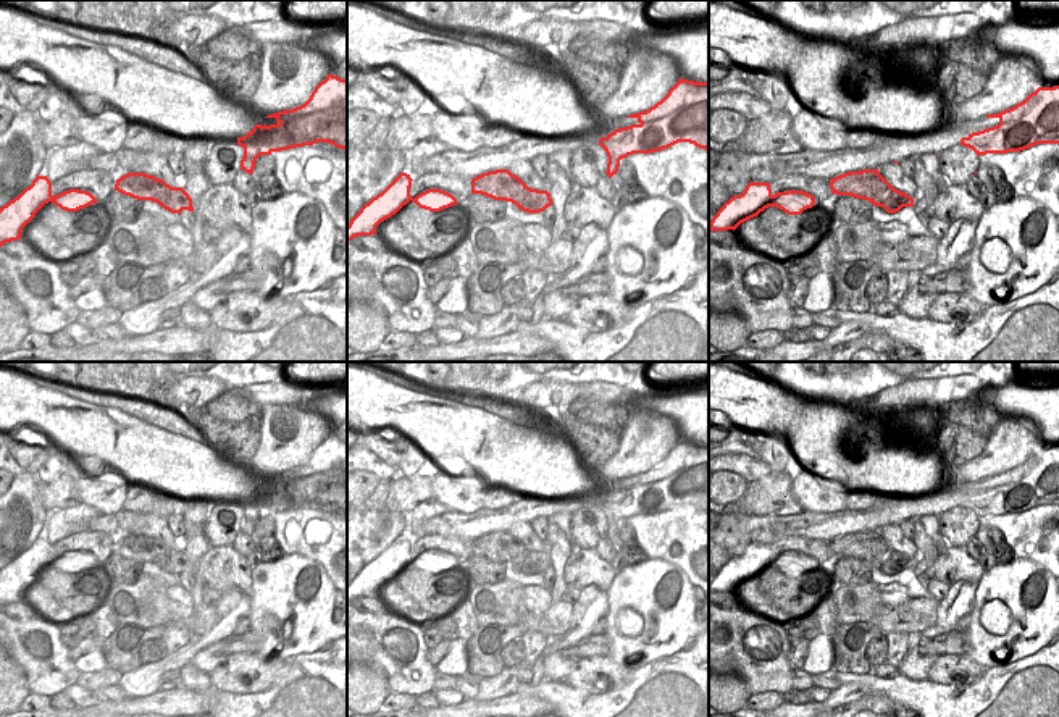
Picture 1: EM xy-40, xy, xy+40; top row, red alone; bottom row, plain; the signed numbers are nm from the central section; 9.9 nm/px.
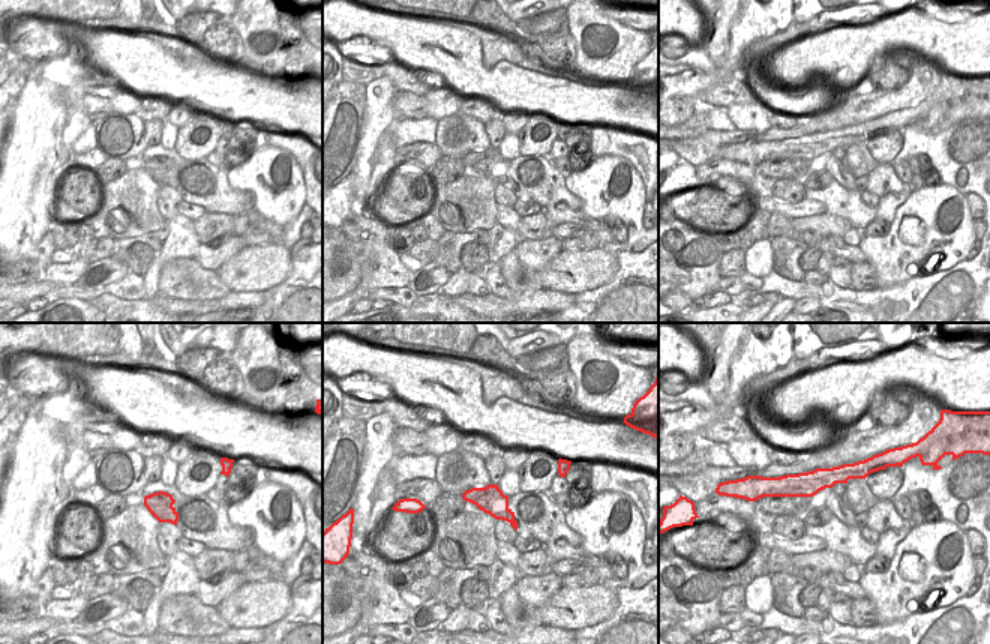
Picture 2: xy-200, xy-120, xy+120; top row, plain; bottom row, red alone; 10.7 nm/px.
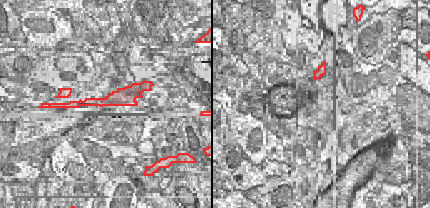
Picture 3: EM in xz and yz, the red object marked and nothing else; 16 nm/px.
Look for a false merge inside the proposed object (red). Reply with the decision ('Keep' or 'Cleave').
Cleave

